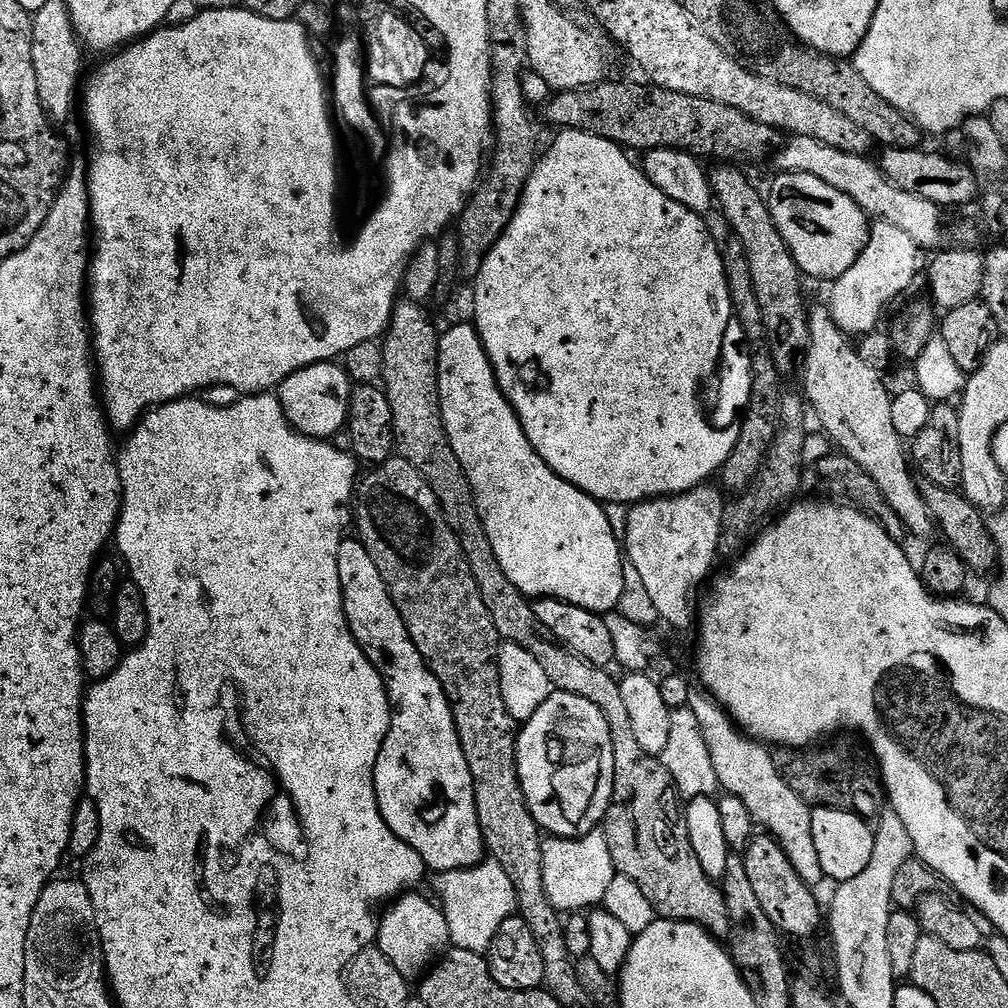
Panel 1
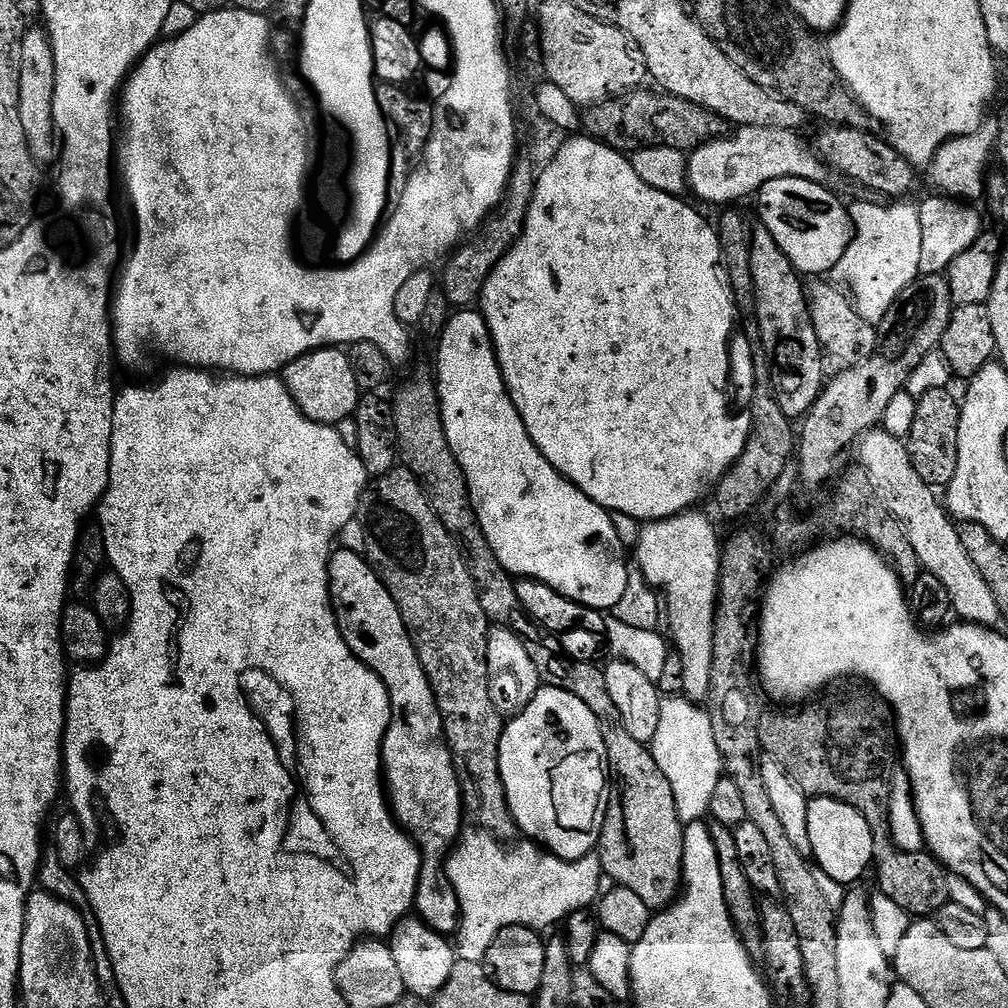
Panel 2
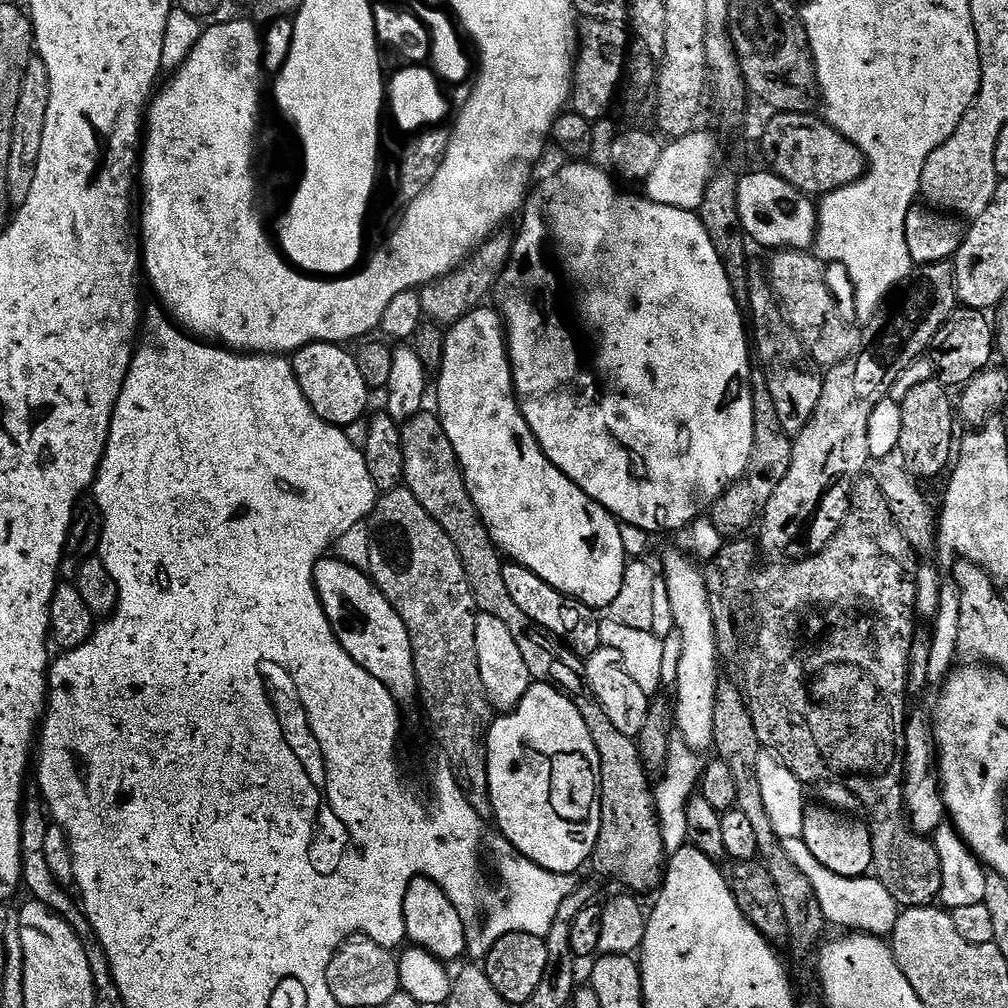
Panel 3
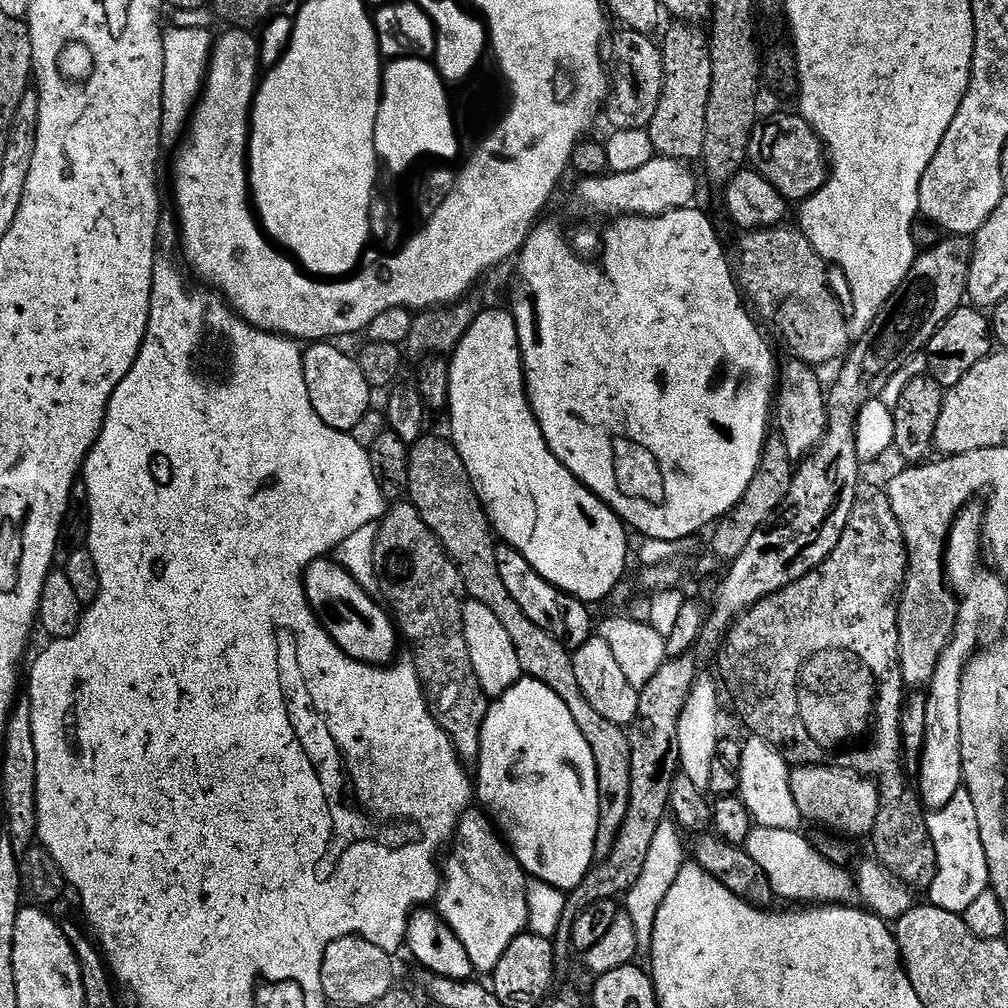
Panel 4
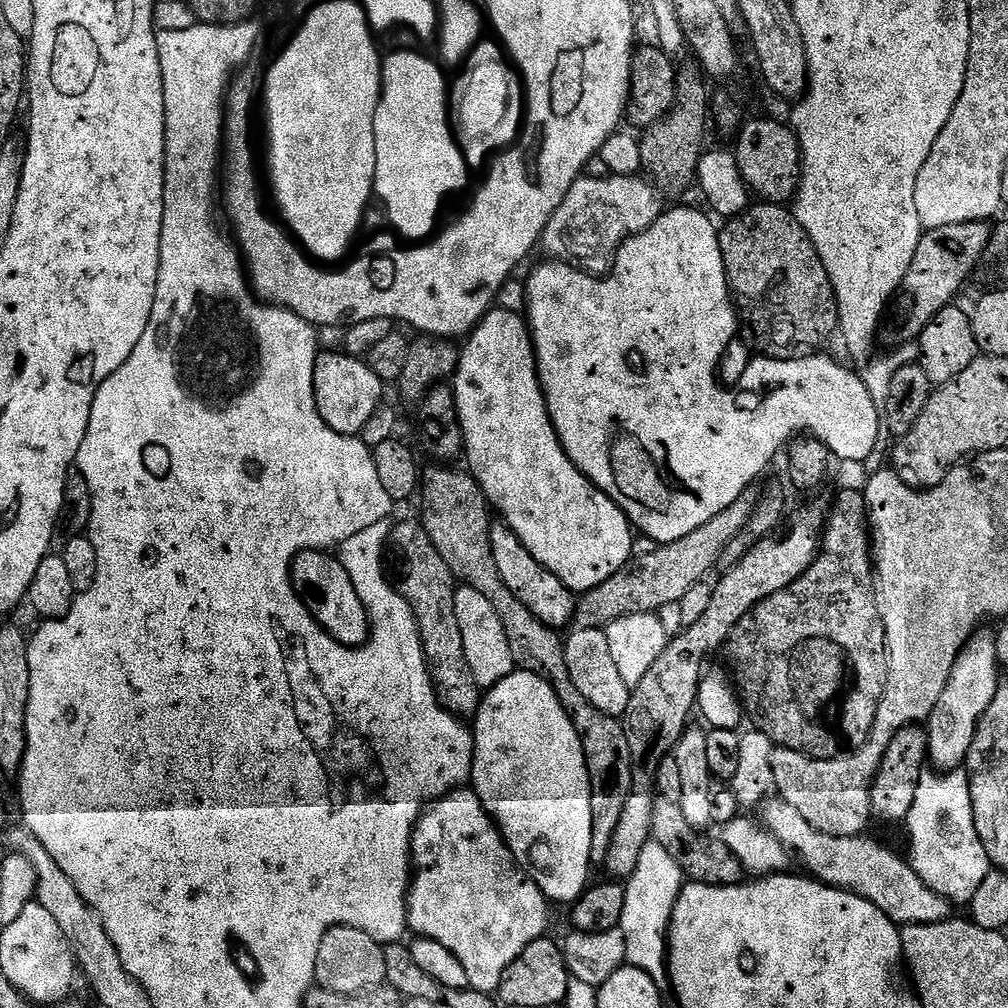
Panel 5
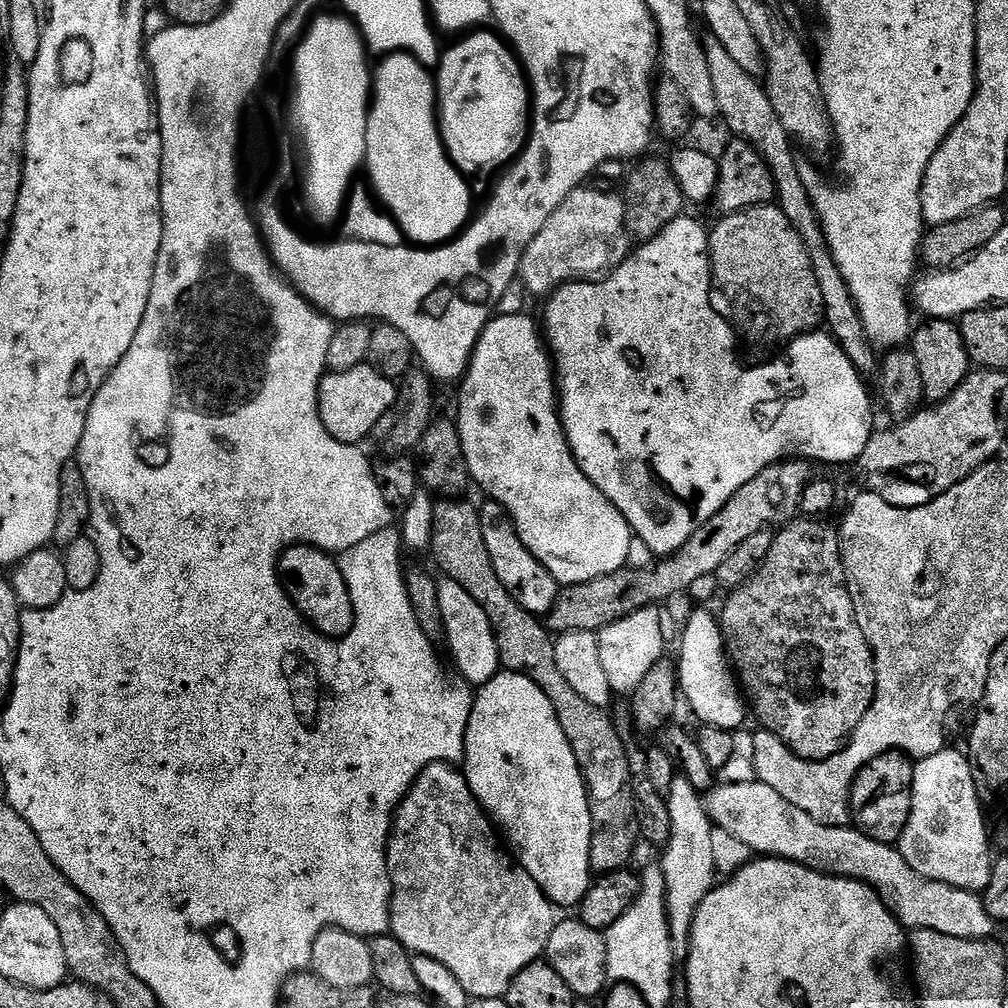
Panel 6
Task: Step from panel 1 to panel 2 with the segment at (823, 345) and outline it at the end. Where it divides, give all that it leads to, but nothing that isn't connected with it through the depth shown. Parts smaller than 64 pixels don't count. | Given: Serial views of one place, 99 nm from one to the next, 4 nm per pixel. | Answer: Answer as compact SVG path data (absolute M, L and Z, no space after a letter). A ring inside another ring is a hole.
M873 430L864 433L858 444L859 452L858 464L868 473L869 485L875 488L876 495L906 530L910 546L914 546L914 554L918 554L920 559L921 569L934 574L934 578L940 579L942 586L946 586L953 613L970 624L999 625L1000 607L998 602L994 602L994 594L990 594L990 586L986 586L982 574L978 574L974 562L970 562L970 554L966 554L962 547L957 525L946 511L941 497L940 500L936 497L939 495L931 484L918 478L918 470L914 470L914 462L910 462L907 443L889 432Z

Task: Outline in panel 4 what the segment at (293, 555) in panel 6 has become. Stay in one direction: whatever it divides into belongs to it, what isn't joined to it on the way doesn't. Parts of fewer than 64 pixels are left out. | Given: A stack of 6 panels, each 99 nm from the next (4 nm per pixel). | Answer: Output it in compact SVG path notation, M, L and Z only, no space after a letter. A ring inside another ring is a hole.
M321 558L310 562L308 569L304 572L304 589L306 590L306 598L308 599L309 606L320 617L324 629L328 631L332 641L346 655L355 660L361 660L363 664L388 666L393 663L394 657L397 655L395 652L396 640L398 641L398 628L394 623L393 617L390 615L389 609L373 593L364 590L342 565L336 563L335 559Z

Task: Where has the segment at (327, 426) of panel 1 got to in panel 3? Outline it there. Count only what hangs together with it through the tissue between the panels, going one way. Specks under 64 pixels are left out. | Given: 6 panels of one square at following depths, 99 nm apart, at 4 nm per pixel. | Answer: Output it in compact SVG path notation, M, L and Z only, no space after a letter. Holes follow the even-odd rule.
M307 344L291 357L298 386L302 394L306 394L306 402L310 402L314 414L327 424L335 424L342 429L365 419L364 411L368 408L370 396L370 389L358 371L355 355L346 349L339 344Z

